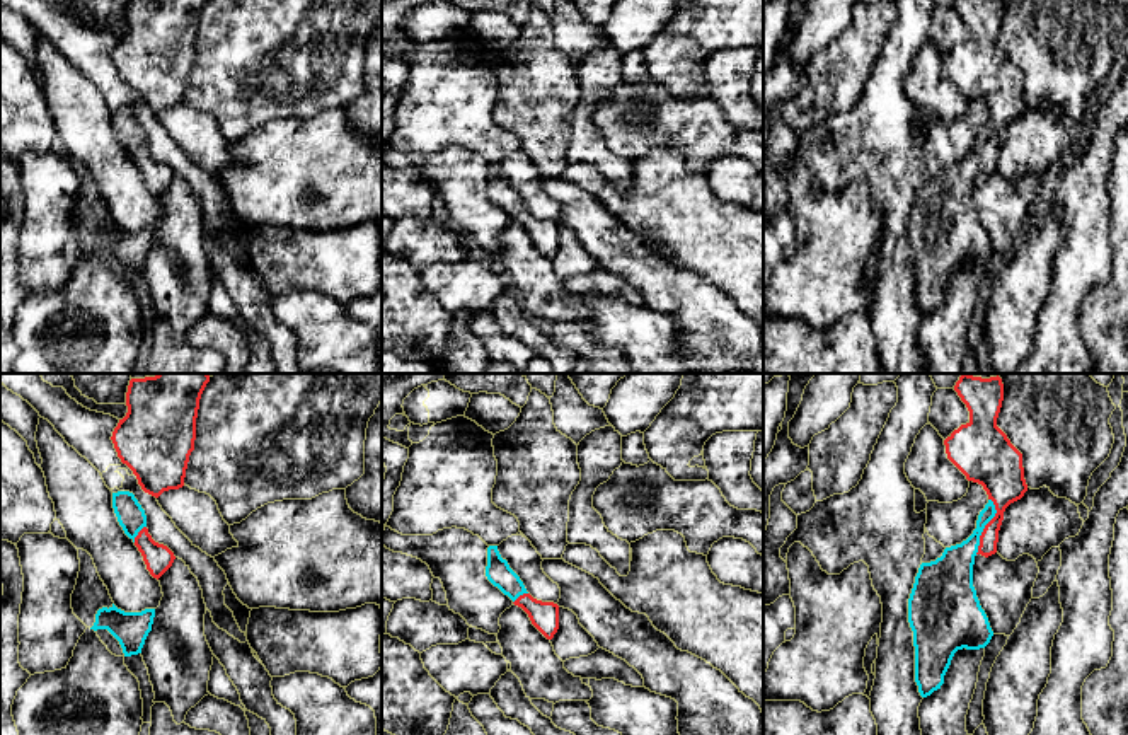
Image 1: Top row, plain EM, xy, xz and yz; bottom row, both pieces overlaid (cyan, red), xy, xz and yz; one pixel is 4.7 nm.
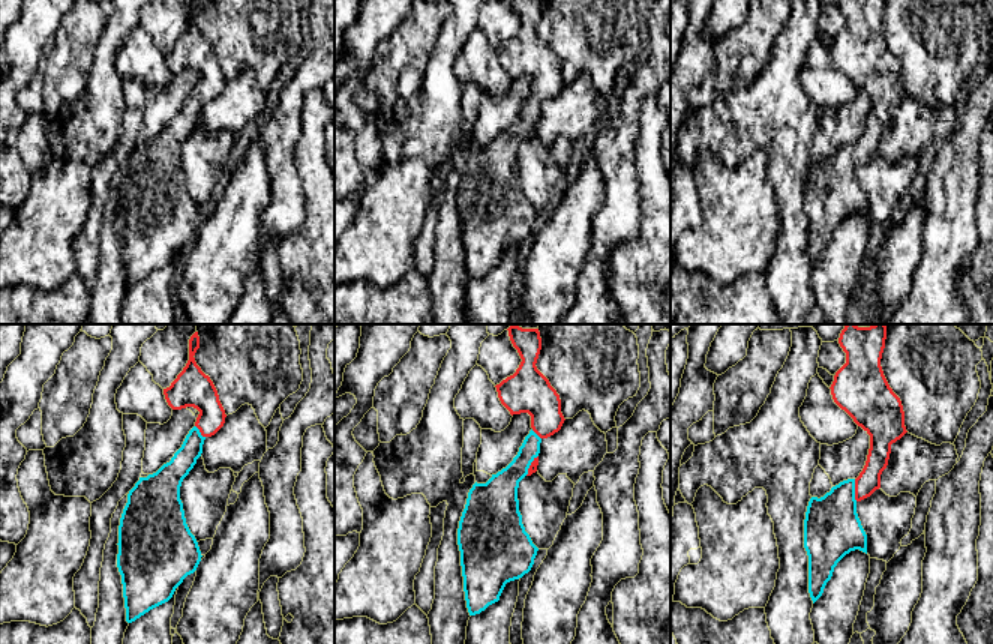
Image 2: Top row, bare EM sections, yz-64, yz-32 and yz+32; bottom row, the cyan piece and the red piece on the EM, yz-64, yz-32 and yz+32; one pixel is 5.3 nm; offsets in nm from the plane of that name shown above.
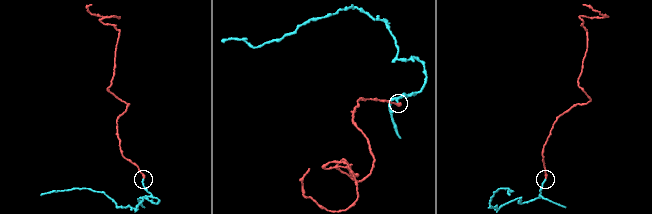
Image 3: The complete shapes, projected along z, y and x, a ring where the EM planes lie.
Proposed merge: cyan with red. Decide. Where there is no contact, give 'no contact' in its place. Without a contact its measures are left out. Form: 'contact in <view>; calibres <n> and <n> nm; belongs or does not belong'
contact in yz; calibres 170 and 200 nm; belongs

